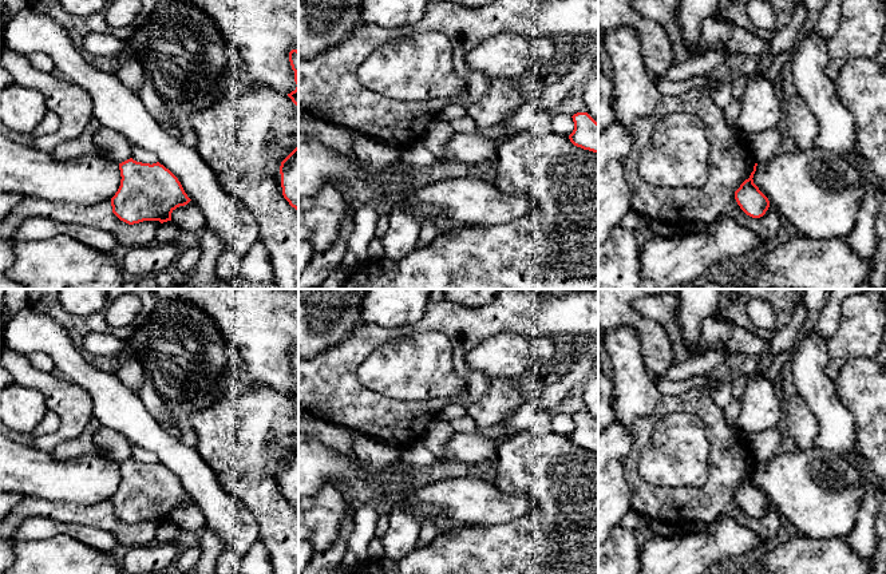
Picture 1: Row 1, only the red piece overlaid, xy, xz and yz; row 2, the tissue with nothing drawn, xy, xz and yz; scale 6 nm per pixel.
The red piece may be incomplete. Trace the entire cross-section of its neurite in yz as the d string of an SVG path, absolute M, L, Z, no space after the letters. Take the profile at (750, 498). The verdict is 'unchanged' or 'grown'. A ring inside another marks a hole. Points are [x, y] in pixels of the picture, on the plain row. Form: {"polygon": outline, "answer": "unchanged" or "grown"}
{"polygon": "M755 463L749 478L745 479L735 491L735 499L737 504L747 515L752 518L763 516L770 507L768 498L759 490L752 479L756 471L756 466L758 463Z", "answer": "unchanged"}

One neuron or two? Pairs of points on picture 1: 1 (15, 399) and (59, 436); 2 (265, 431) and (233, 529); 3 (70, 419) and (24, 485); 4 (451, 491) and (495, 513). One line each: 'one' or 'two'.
1: two
2: two
3: two
4: one

